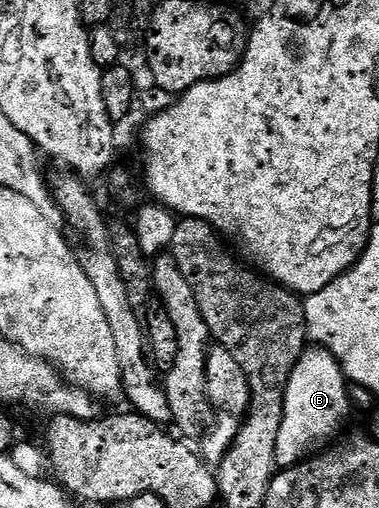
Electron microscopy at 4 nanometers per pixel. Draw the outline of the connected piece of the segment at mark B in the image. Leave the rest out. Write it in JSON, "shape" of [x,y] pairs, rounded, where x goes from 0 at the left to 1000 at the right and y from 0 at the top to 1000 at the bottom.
{"shape":[[[836,681],[799,693],[755,762],[749,831],[728,870],[734,921],[770,921],[821,898],[836,898],[894,856],[892,841],[910,831],[921,811],[929,811],[923,766],[887,703]]]}

